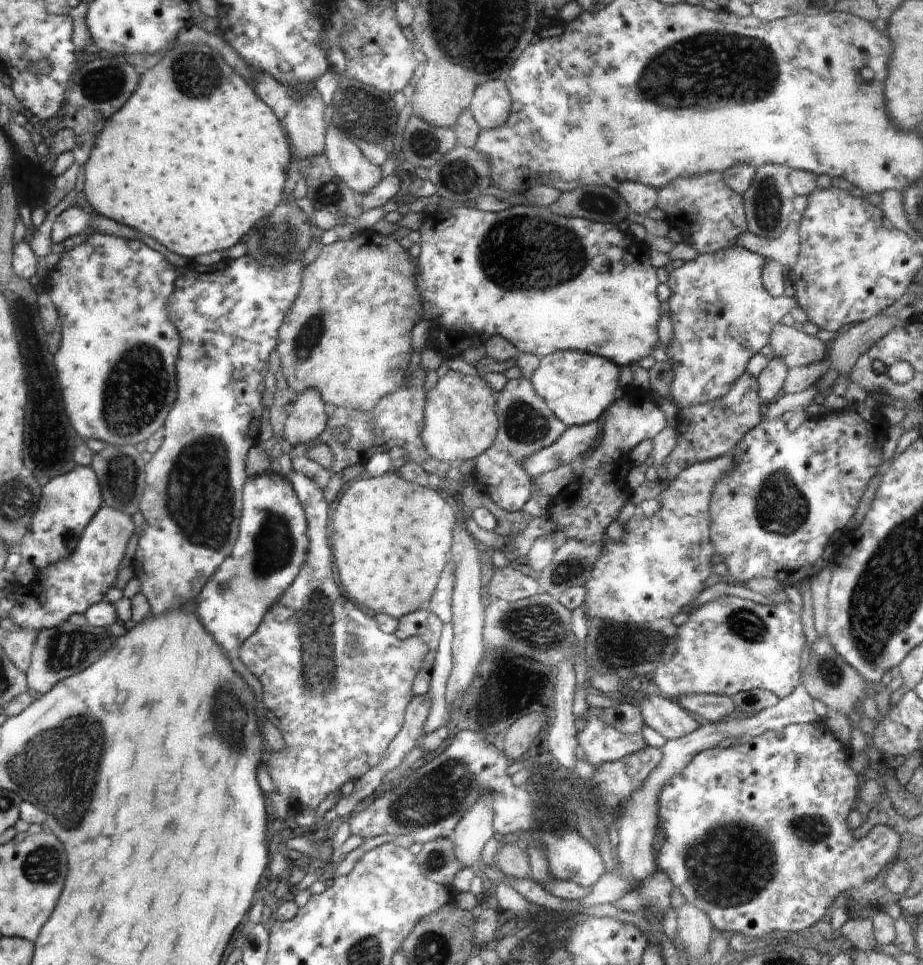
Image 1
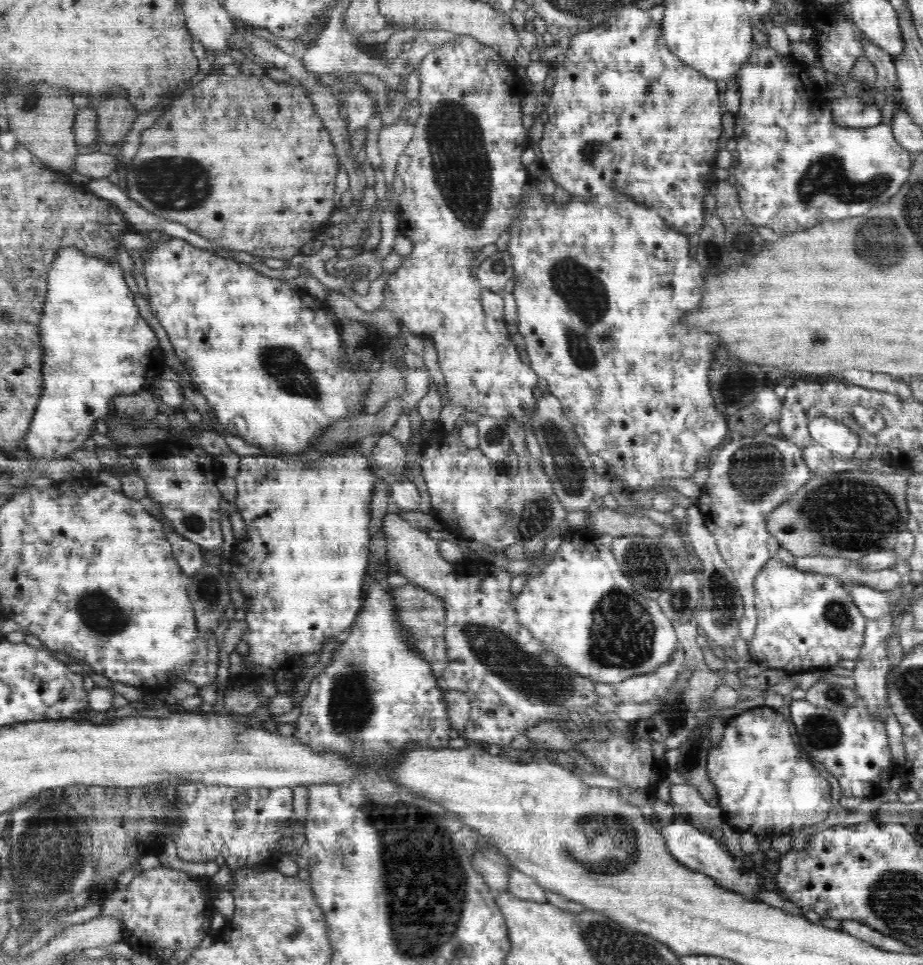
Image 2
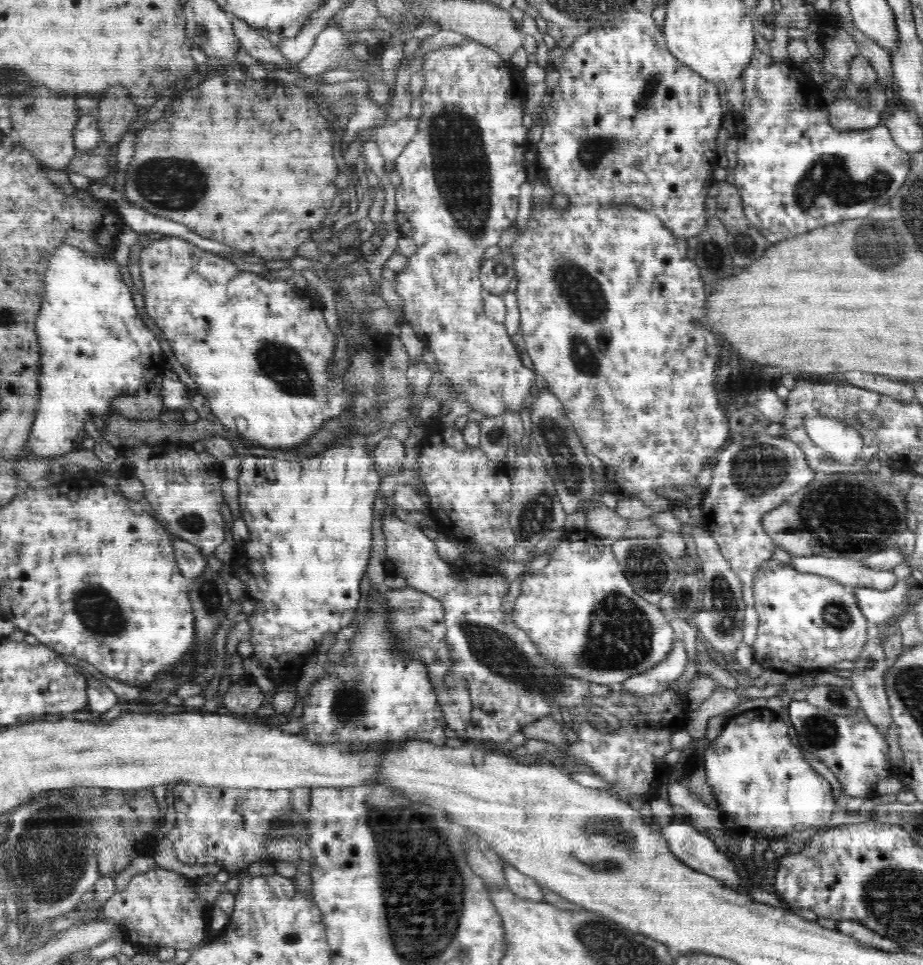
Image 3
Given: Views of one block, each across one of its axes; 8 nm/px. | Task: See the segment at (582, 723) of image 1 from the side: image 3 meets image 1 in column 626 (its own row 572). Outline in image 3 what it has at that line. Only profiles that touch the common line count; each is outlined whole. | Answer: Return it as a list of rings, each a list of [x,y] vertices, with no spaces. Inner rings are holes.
[[[768,434],[746,438],[740,444],[731,443],[720,451],[711,467],[711,485],[707,492],[699,497],[704,526],[715,538],[721,555],[740,579],[745,603],[743,642],[752,647],[759,628],[759,614],[755,610],[753,596],[753,578],[762,564],[772,558],[773,550],[777,547],[772,538],[764,532],[761,520],[767,512],[778,508],[796,492],[812,484],[818,474],[809,467],[806,455],[794,441],[788,437],[774,438]]]

